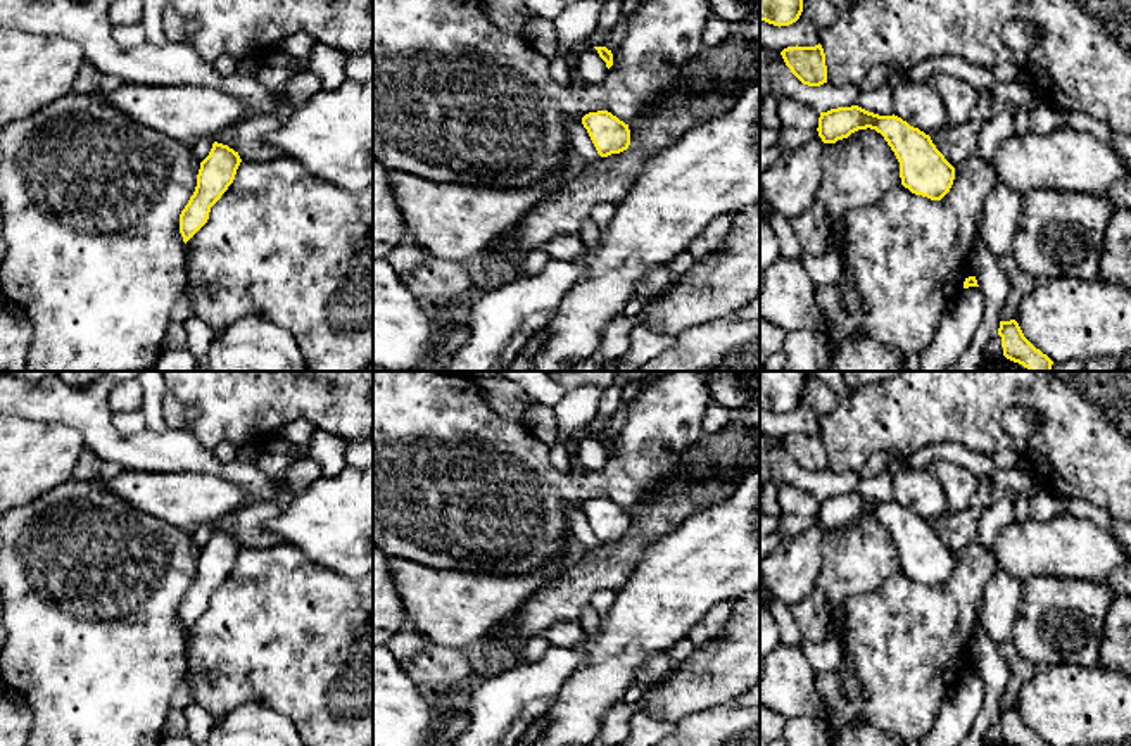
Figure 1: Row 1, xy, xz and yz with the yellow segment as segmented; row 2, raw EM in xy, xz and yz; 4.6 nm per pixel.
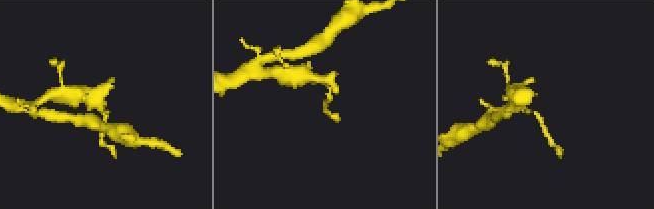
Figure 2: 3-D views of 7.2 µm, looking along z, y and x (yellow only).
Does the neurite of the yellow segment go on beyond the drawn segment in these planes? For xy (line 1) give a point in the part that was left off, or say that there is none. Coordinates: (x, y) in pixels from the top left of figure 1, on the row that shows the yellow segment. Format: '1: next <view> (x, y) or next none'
1: next none

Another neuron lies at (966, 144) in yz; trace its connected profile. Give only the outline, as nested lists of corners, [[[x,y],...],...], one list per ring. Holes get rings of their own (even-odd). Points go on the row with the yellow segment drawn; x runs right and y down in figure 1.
[[[974,119],[964,124],[948,123],[941,130],[931,135],[936,149],[945,155],[945,159],[955,168],[965,159],[976,155],[979,149],[981,124]]]

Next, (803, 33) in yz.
[[[801,12],[799,19],[789,26],[774,26],[760,21],[760,48],[782,52],[787,47],[815,47],[820,43],[820,31],[810,17]]]

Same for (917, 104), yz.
[[[896,81],[893,86],[894,116],[932,135],[950,123],[941,97],[927,83]]]

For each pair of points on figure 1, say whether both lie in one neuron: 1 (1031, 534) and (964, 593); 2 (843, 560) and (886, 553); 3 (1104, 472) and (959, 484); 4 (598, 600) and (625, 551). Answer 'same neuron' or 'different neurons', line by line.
1: different neurons
2: same neuron
3: different neurons
4: different neurons

